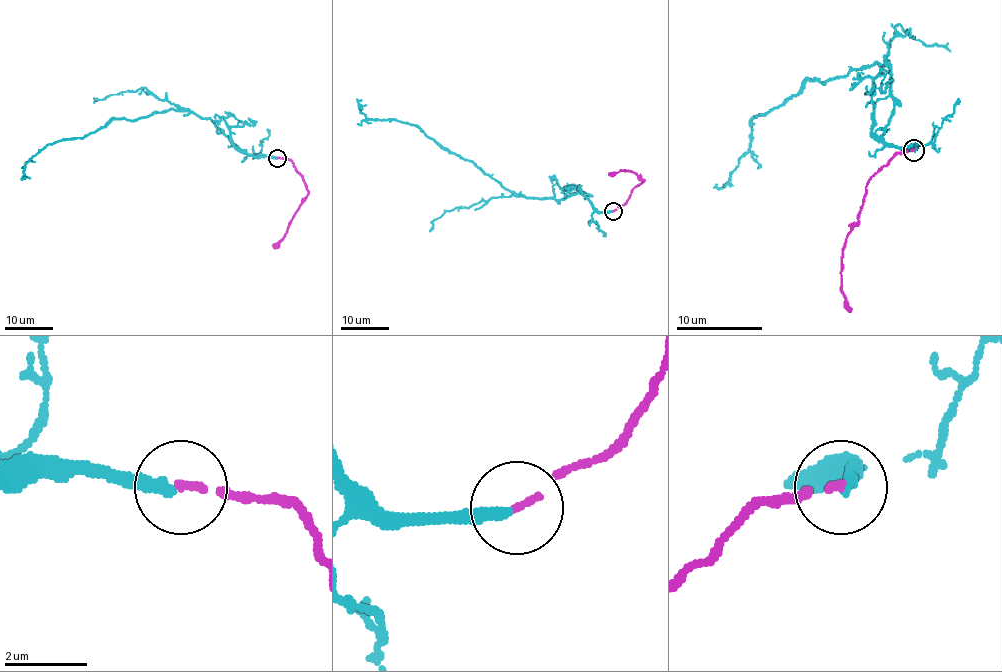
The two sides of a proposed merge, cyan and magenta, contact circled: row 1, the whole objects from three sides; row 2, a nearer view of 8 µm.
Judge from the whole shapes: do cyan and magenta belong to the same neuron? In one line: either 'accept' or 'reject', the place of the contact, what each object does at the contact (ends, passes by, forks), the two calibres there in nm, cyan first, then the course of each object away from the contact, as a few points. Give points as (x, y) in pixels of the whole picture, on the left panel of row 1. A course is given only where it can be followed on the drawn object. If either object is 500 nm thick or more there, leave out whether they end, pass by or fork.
reject | (277, 158) | cyan ends | magenta ends | 280/160 nm | cyan via (277, 158), (250, 156), (209, 118), (169, 109), (112, 118), (82, 138), (47, 144), (24, 165), (26, 177) | magenta via (277, 158), (293, 163), (308, 193), (287, 233), (272, 247)

